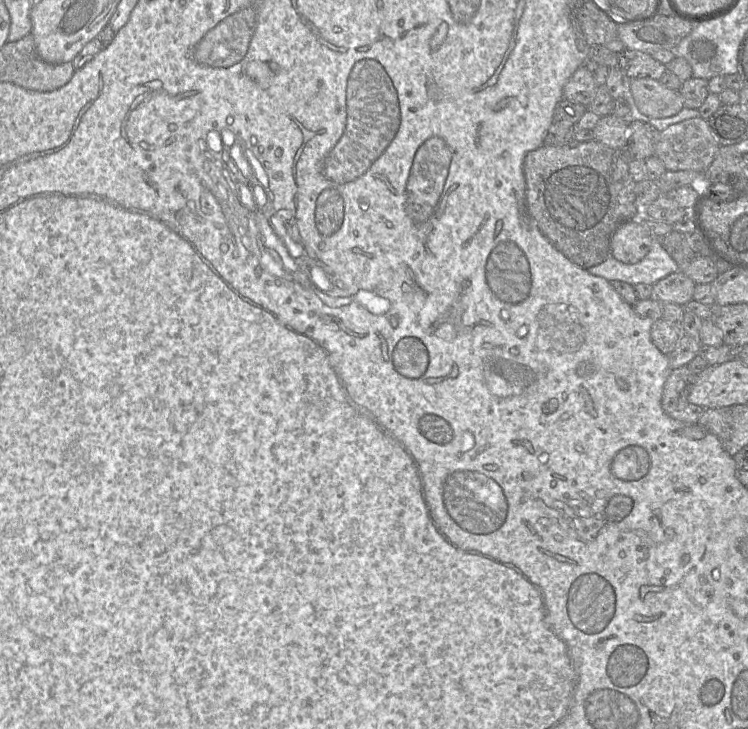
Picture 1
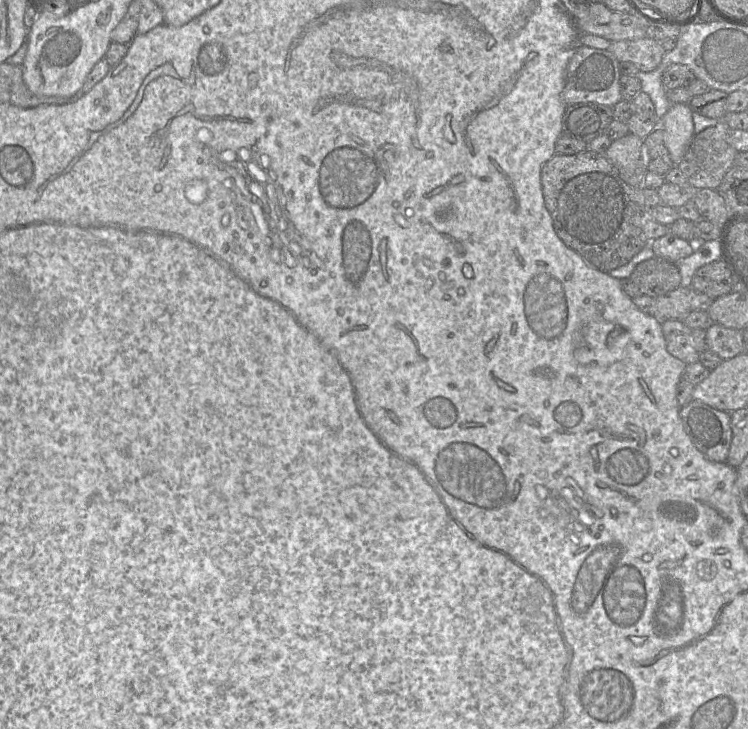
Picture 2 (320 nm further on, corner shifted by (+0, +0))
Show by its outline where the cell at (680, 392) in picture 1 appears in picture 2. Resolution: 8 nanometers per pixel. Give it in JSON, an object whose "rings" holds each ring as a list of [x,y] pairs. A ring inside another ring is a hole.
{"rings":[[[693,399],[679,409],[685,432],[710,461],[726,462],[732,440],[730,413]]]}

